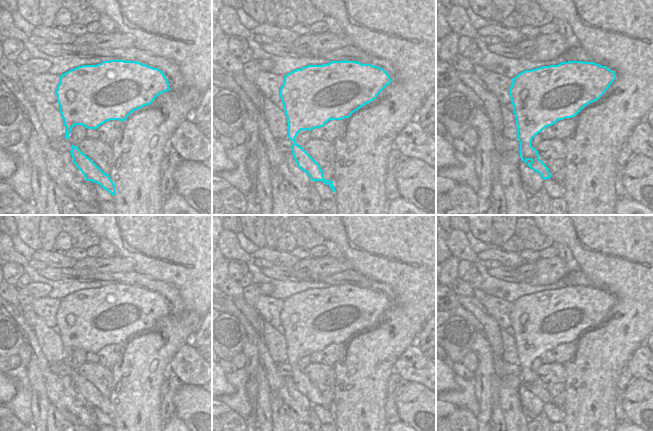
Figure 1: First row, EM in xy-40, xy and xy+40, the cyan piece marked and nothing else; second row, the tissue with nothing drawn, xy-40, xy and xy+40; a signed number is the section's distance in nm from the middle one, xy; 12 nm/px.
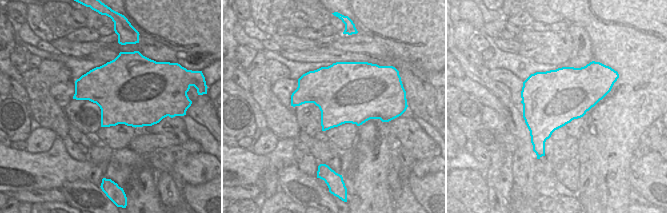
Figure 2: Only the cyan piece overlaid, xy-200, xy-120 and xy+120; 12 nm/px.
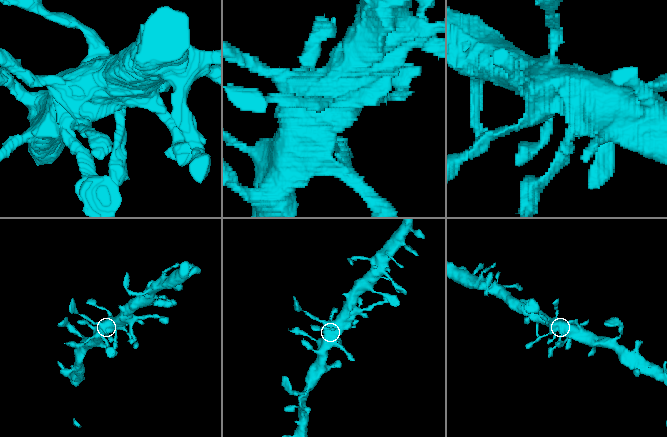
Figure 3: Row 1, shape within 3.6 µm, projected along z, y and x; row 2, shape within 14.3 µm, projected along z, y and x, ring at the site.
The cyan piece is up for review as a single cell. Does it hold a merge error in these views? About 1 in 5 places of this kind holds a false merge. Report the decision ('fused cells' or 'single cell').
single cell

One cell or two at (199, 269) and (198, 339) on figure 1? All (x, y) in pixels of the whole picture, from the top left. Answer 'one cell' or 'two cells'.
two cells

